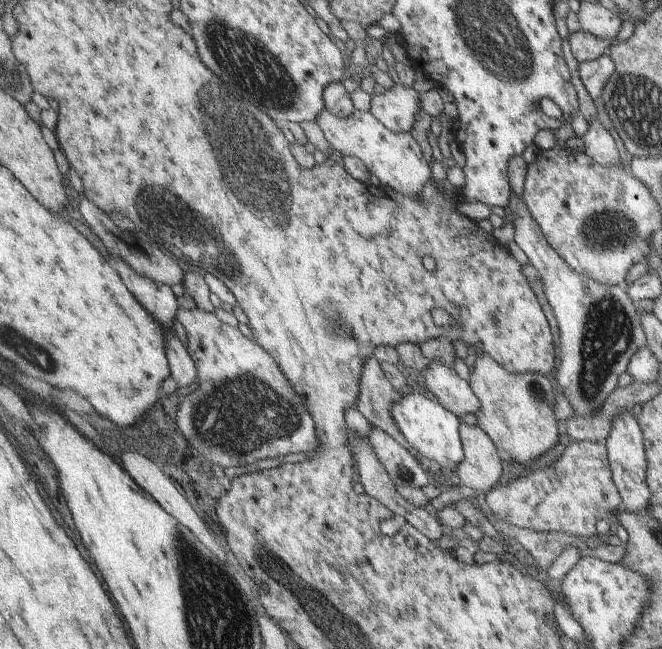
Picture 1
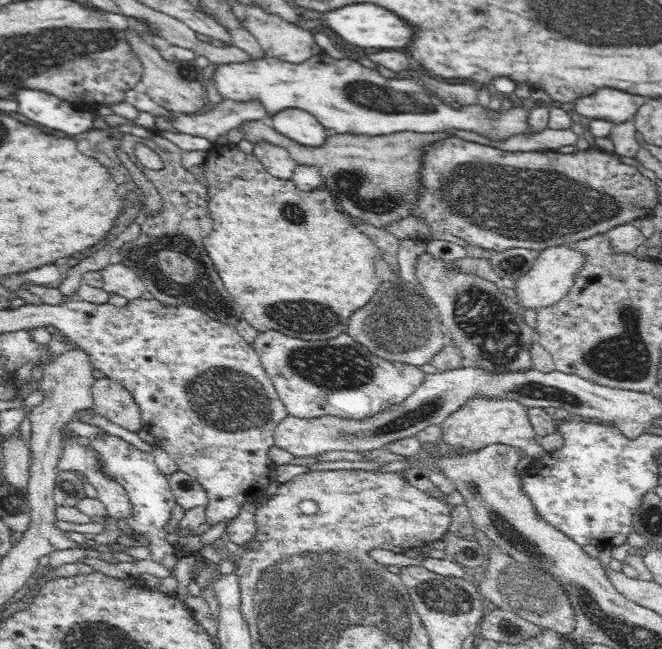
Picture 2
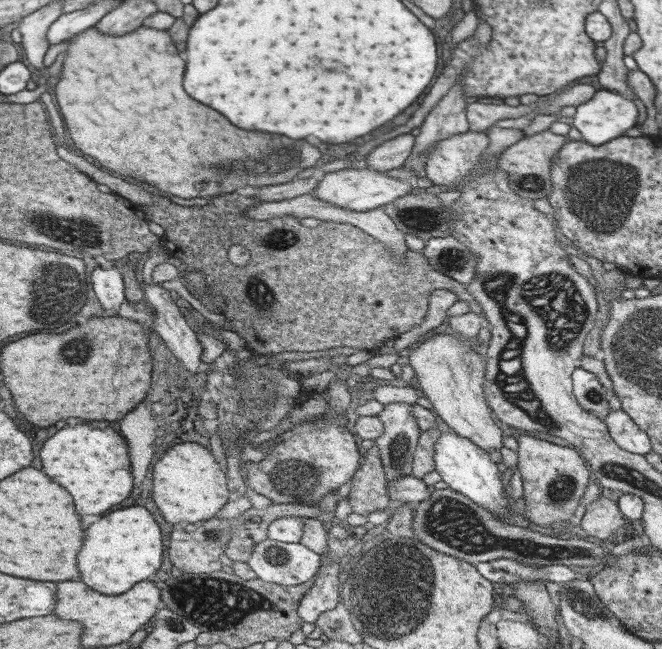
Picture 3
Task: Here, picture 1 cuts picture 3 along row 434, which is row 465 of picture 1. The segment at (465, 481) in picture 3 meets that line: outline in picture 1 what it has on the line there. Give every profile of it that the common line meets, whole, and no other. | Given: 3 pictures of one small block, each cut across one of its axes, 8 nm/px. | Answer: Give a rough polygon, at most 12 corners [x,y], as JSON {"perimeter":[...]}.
{"perimeter":[[406,393],[390,405],[405,440],[455,472],[464,461],[457,418]]}

